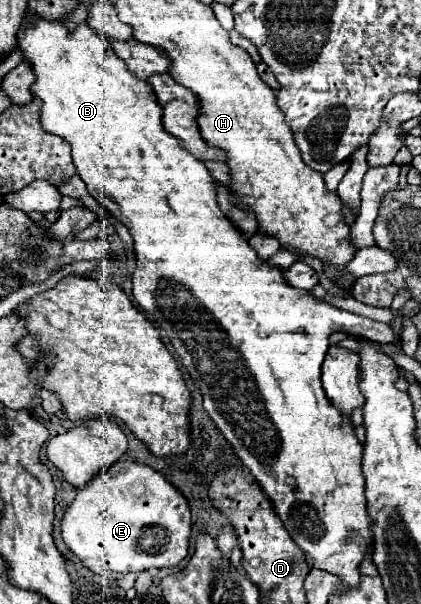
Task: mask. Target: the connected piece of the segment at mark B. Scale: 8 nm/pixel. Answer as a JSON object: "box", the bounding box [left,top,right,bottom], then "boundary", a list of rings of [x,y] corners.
{"box":[18,20,396,586],"boundary":[[[38,20],[36,24],[22,24],[22,28],[18,32],[18,48],[24,52],[24,60],[30,62],[34,72],[36,72],[36,82],[32,86],[32,94],[42,98],[42,126],[48,132],[62,136],[72,146],[72,162],[74,162],[80,178],[84,180],[88,192],[102,206],[106,206],[110,210],[112,218],[122,222],[134,238],[134,250],[136,250],[138,266],[134,270],[132,282],[134,282],[136,302],[142,306],[142,310],[146,310],[150,314],[150,318],[158,324],[158,328],[162,328],[166,332],[166,336],[170,338],[170,344],[172,344],[174,352],[180,356],[182,364],[186,366],[194,386],[202,392],[206,412],[210,414],[210,418],[214,420],[218,430],[224,434],[224,438],[232,444],[234,452],[240,456],[244,466],[250,468],[250,472],[254,474],[254,480],[266,490],[270,500],[274,502],[274,510],[280,516],[280,520],[284,522],[284,528],[288,530],[290,538],[308,554],[314,568],[332,572],[332,574],[340,576],[344,582],[348,582],[350,586],[356,586],[360,582],[358,564],[362,562],[362,558],[366,554],[364,550],[366,550],[368,542],[372,542],[370,518],[366,514],[366,498],[364,498],[362,444],[356,440],[352,424],[344,422],[340,412],[328,402],[328,398],[322,390],[322,382],[320,382],[320,368],[322,368],[324,356],[330,348],[328,338],[332,332],[340,330],[340,332],[346,332],[352,336],[360,334],[360,336],[372,338],[372,340],[382,342],[382,344],[394,342],[396,332],[388,324],[356,316],[352,312],[346,312],[346,310],[340,310],[340,308],[328,304],[326,300],[318,300],[316,296],[312,296],[310,290],[296,290],[294,286],[288,286],[288,282],[284,282],[284,270],[270,266],[266,260],[262,260],[256,254],[256,250],[248,244],[246,234],[240,228],[236,228],[220,210],[218,200],[216,200],[216,184],[214,184],[210,170],[204,166],[204,162],[200,162],[196,156],[192,156],[188,150],[184,150],[180,146],[180,142],[176,142],[176,138],[172,138],[172,134],[166,134],[166,130],[162,126],[162,106],[160,106],[160,102],[156,102],[156,94],[154,94],[152,86],[142,82],[142,80],[136,80],[128,72],[126,64],[114,54],[108,40],[102,38],[100,34],[96,34],[96,30],[92,30],[90,26],[80,26],[74,30],[74,34],[68,34],[68,30],[64,28],[64,24],[60,20],[54,20],[54,22]]]}

